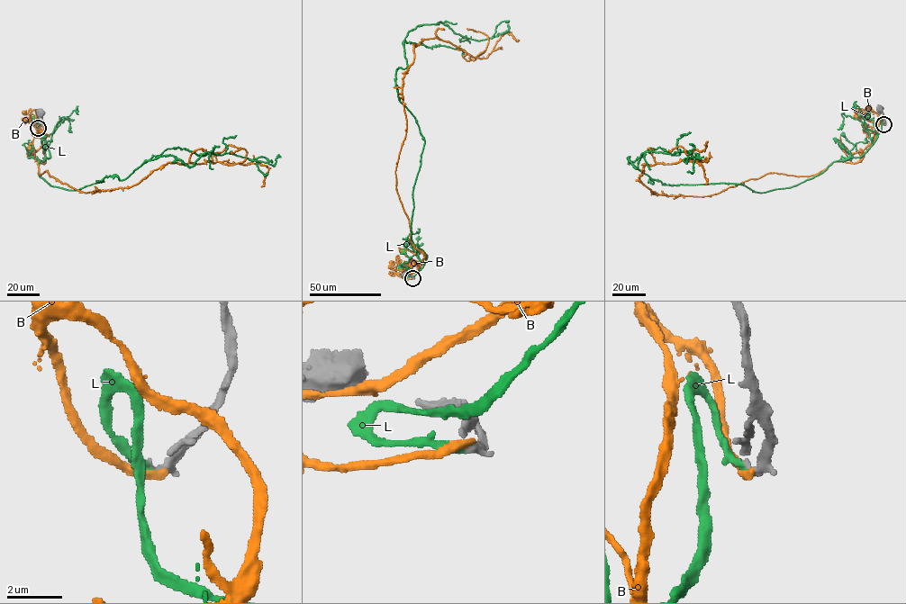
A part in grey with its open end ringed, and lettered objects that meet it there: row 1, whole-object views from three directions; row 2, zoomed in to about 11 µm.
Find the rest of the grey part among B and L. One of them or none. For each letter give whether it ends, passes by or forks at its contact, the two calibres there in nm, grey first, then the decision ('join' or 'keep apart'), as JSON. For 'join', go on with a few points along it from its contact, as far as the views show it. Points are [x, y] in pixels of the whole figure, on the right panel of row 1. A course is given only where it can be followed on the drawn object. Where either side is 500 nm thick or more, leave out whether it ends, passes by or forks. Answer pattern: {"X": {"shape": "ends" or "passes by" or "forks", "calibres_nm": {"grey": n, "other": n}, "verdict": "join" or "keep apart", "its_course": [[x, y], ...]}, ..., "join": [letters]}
{"B": {"shape": "ends", "calibres_nm": {"grey": 360, "other": 360}, "verdict": "keep apart"}, "L": {"shape": "ends", "calibres_nm": {"grey": 200, "other": 280}, "verdict": "join", "its_course": [[884, 124], [859, 157], [762, 193], [652, 184], [628, 157], [691, 153]]}, "join": ["L"]}

